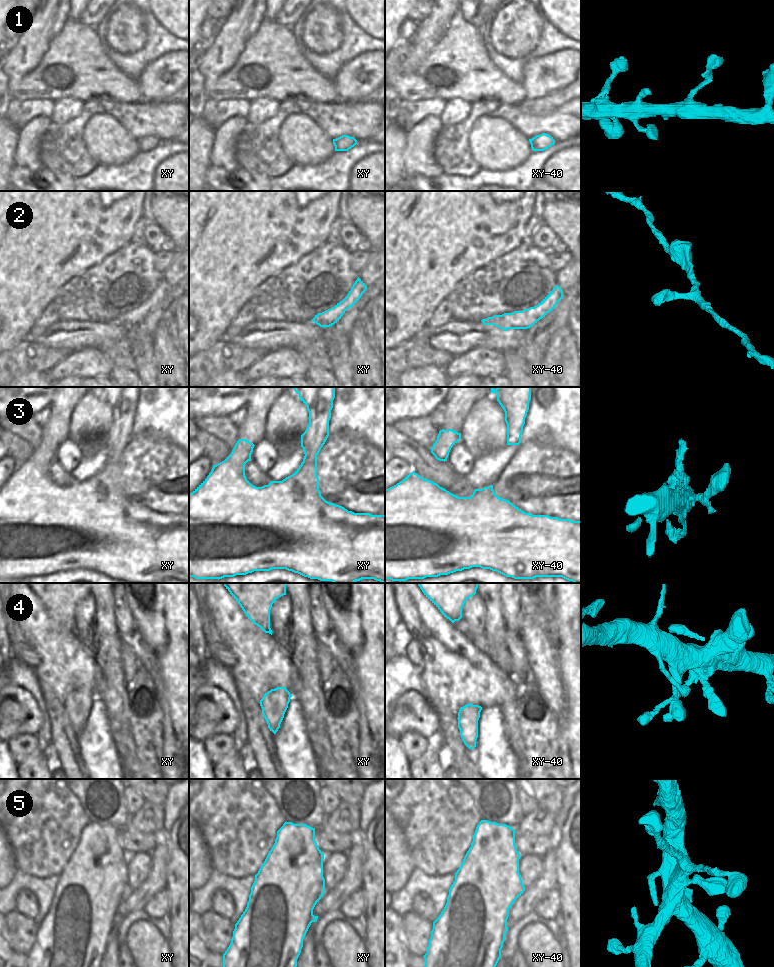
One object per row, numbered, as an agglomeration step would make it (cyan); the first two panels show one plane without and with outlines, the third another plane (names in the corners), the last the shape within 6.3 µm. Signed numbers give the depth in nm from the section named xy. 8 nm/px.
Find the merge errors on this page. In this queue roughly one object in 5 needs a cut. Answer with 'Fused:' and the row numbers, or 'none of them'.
Fused: 3, 5

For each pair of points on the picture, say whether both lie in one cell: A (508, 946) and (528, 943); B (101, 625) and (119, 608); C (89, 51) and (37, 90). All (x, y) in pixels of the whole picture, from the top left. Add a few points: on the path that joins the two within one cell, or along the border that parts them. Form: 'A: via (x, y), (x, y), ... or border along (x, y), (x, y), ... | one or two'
A: border along (527, 924), (519, 933), (516, 949) | two
B: border along (112, 593), (113, 615), (120, 636) | two
C: via (76, 64), (71, 71), (64, 71), (50, 79) | one

